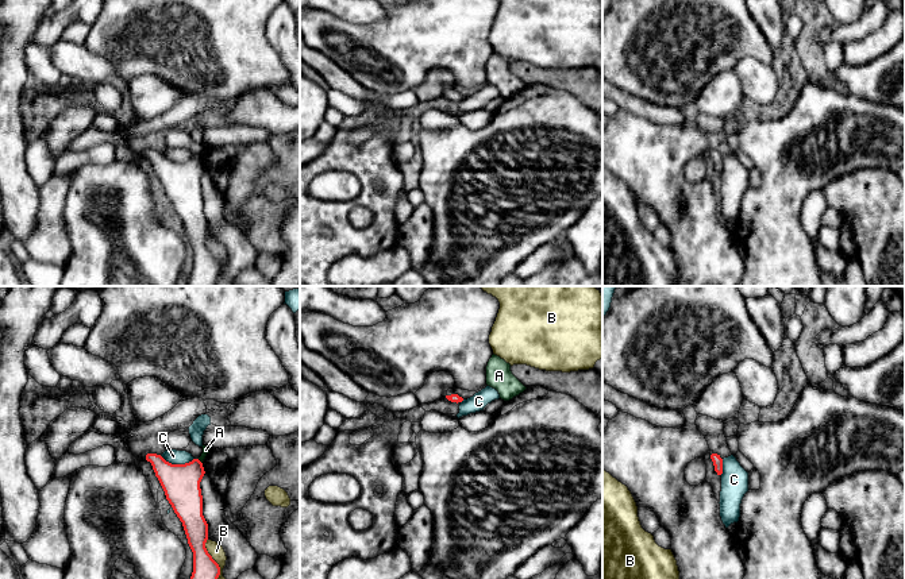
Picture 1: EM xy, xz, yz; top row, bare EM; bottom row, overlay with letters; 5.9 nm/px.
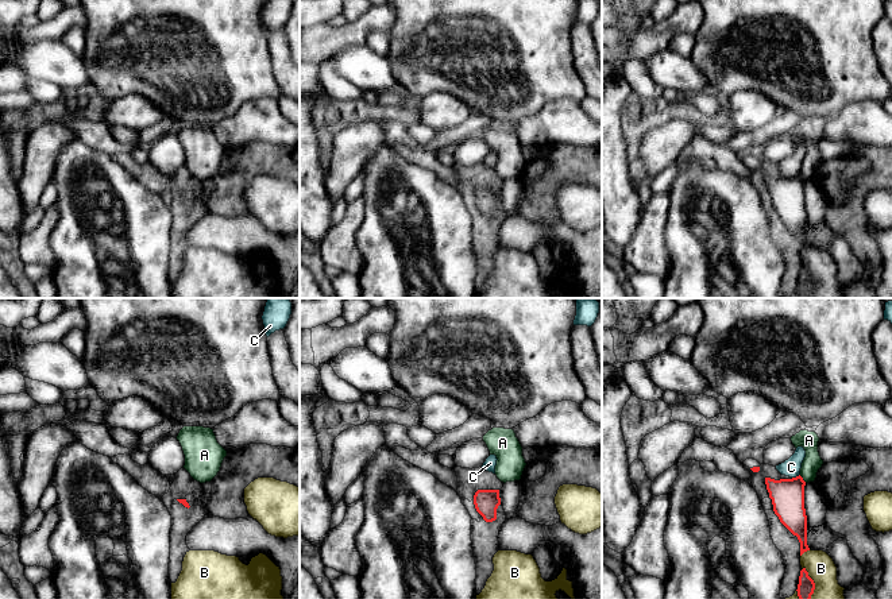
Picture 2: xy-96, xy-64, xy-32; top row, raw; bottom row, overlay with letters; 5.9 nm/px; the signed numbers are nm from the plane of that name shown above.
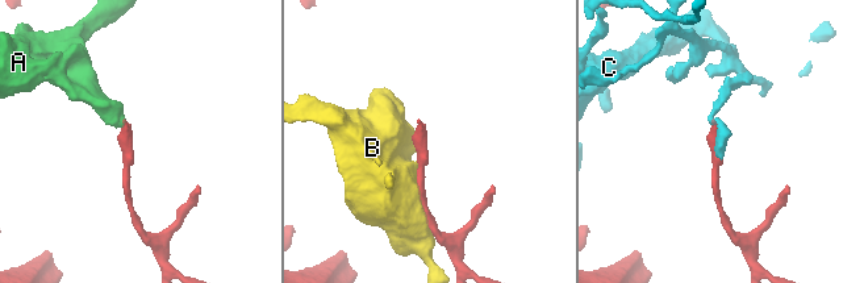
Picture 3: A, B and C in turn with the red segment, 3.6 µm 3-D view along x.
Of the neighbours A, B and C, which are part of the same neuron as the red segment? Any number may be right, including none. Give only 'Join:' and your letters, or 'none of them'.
Join: none of them

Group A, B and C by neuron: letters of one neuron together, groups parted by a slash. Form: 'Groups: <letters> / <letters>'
Groups: A / B / C

